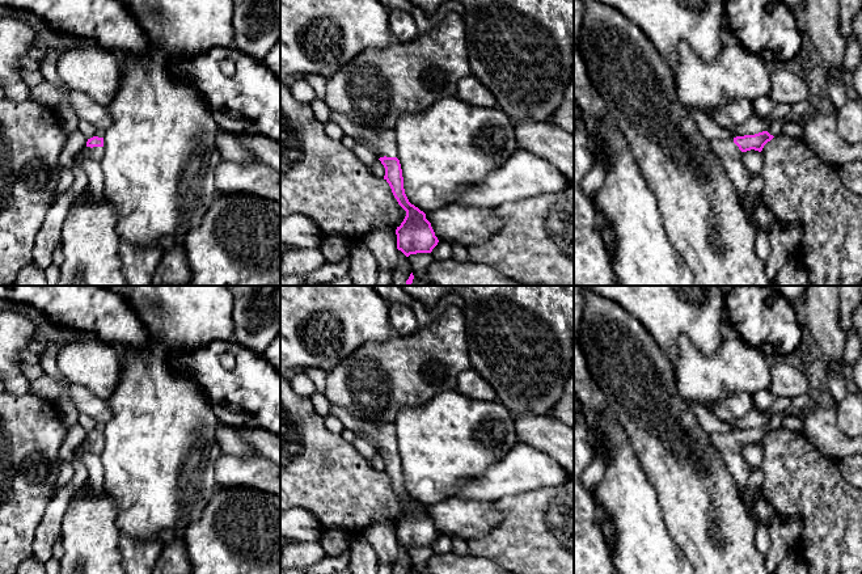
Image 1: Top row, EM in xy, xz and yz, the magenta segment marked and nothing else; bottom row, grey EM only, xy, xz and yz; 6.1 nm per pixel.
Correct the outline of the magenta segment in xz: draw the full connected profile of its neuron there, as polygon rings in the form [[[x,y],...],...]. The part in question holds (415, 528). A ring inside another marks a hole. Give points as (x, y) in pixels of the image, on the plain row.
[[[331,405],[331,414],[342,421],[345,429],[368,440],[384,459],[384,473],[389,477],[398,498],[406,505],[403,515],[396,523],[397,543],[406,550],[417,546],[431,546],[439,533],[431,516],[426,512],[426,507],[411,498],[405,488],[394,423],[380,423],[359,418],[338,405]]]

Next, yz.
[[[762,425],[755,429],[744,429],[727,432],[714,432],[710,435],[713,446],[721,453],[728,472],[731,473],[738,491],[744,502],[744,506],[755,523],[755,544],[757,550],[766,556],[770,548],[769,528],[762,524],[752,512],[749,503],[744,499],[747,481],[751,476],[751,467],[743,459],[741,450],[744,446],[755,443],[761,446],[764,439],[774,430],[768,425]]]

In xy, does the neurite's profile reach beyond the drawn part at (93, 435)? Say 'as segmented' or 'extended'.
extended

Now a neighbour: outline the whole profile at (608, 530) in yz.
[[[607,520],[601,523],[601,532],[605,537],[605,543],[608,545],[608,548],[612,548],[614,544],[614,533],[616,533],[616,528],[613,522]]]

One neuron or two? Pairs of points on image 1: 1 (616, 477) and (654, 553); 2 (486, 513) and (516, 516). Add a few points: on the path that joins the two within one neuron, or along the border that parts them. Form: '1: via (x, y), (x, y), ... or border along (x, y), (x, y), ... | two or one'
1: via (625, 496), (636, 511), (641, 535) | one
2: border along (494, 502), (502, 519), (480, 535) | two

